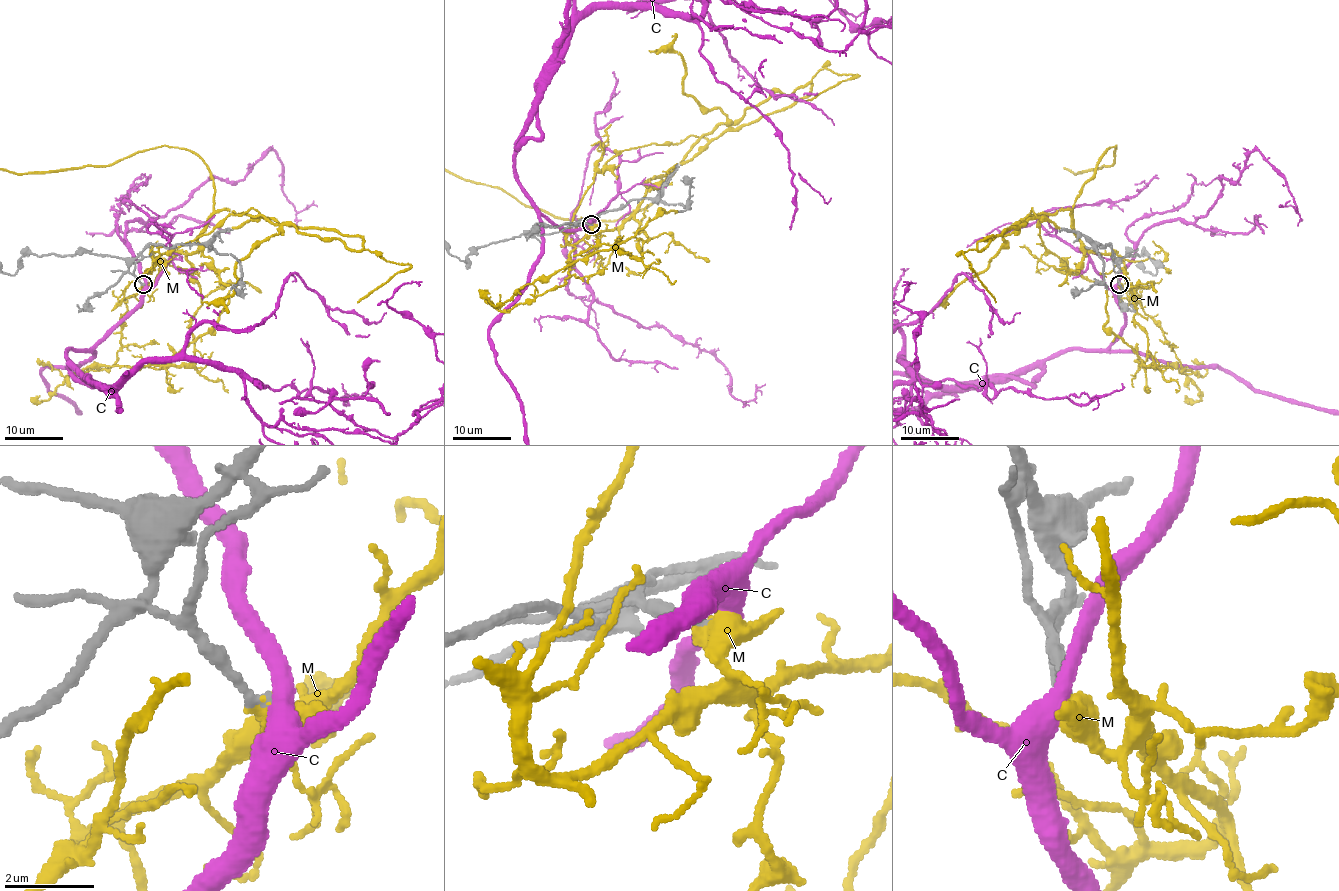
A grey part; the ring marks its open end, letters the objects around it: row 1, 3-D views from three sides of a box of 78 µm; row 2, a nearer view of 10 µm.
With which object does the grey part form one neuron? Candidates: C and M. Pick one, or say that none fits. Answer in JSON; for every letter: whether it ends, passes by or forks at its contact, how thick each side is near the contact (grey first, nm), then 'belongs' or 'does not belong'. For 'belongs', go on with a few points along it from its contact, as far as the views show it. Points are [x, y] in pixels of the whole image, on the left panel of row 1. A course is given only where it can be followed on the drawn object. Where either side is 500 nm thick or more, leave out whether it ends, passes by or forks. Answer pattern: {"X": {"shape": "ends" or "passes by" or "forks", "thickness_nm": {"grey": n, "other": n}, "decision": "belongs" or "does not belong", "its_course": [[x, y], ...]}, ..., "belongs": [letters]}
{"C": {"shape": "passes by", "thickness_nm": {"grey": 240, "other": 460}, "decision": "does not belong"}, "M": {"shape": "passes by", "thickness_nm": {"grey": 240, "other": 480}, "decision": "belongs", "its_course": [[143, 285], [177, 254], [198, 249], [214, 196], [198, 155], [161, 145], [112, 163], [12, 173]]}, "belongs": ["M"]}

